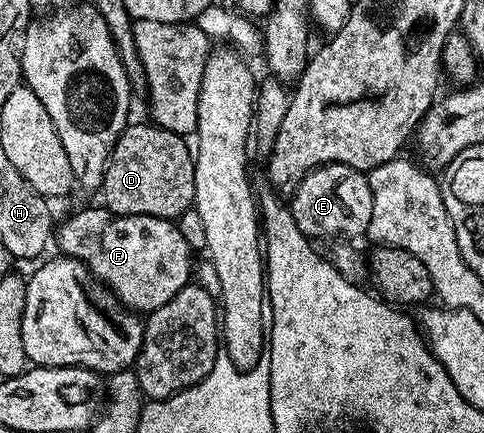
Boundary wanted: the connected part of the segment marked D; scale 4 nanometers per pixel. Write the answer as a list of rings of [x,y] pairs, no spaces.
[[[155,124],[127,125],[110,153],[100,191],[105,209],[113,214],[147,214],[177,219],[194,204],[195,155],[183,135]]]

